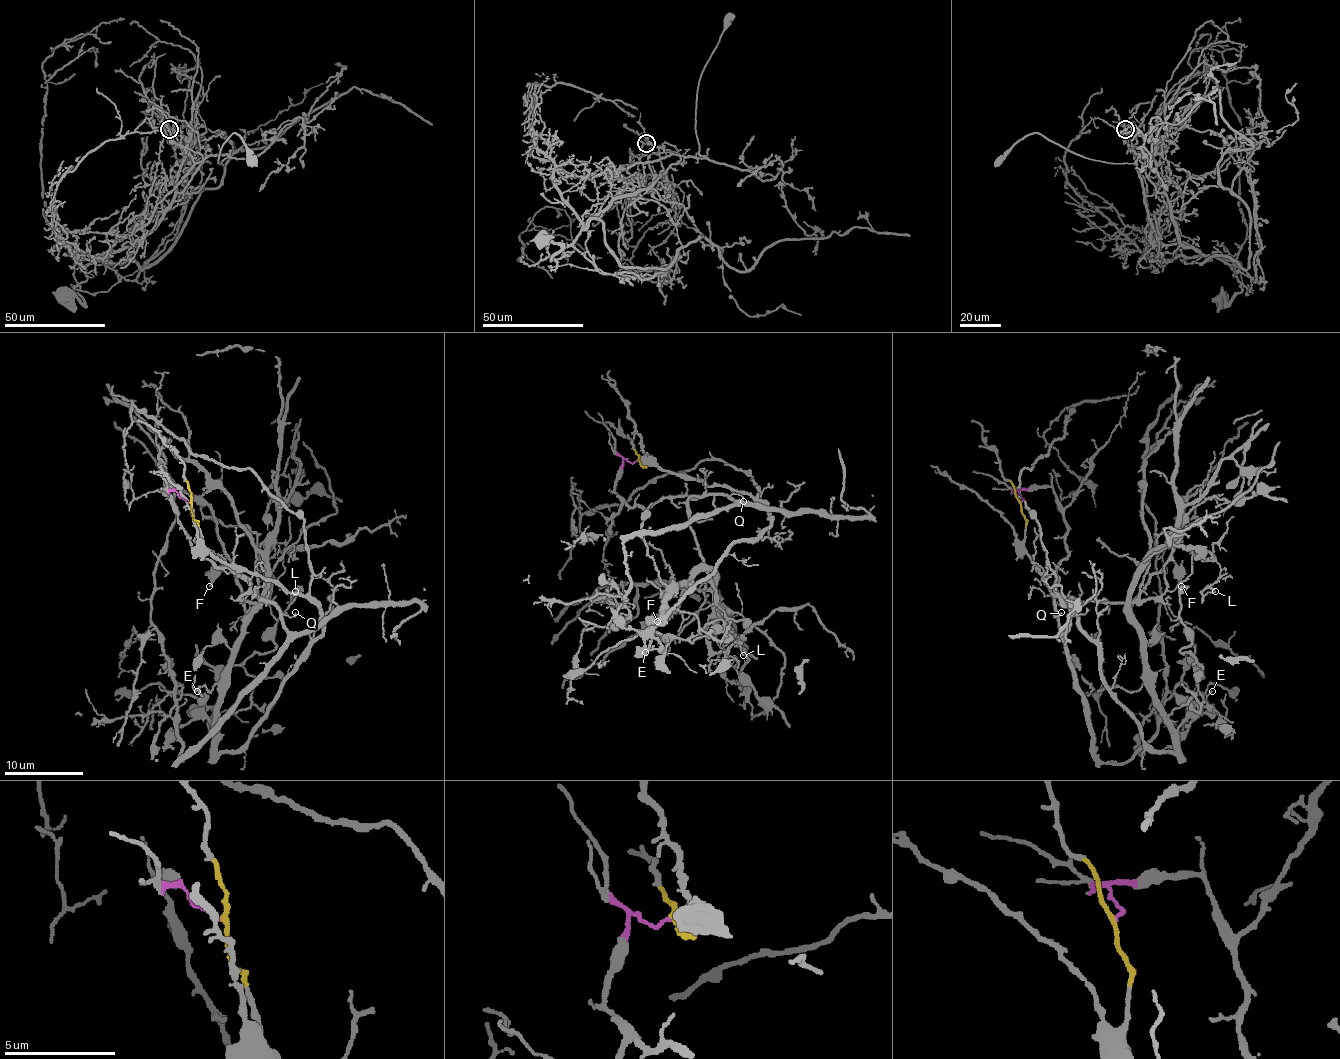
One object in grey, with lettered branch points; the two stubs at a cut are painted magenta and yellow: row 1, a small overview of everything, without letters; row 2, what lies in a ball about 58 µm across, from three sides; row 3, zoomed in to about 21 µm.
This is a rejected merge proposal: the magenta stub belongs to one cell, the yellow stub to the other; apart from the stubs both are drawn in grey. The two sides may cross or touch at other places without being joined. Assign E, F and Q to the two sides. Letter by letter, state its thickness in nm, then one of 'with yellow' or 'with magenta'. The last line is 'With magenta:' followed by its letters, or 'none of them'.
E: 130 nm thick; with yellow
F: 240 nm thick; with yellow
Q: 130 nm thick; with magenta
With magenta: Q

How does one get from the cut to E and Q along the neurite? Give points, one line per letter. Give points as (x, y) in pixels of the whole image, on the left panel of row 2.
E: (189, 503), (206, 549), (303, 594), (321, 618), (307, 656), (234, 751), (212, 743), (204, 697), (196, 691)
Q: (189, 503), (167, 487), (181, 529), (200, 555), (218, 566), (228, 566), (284, 614), (295, 612)

